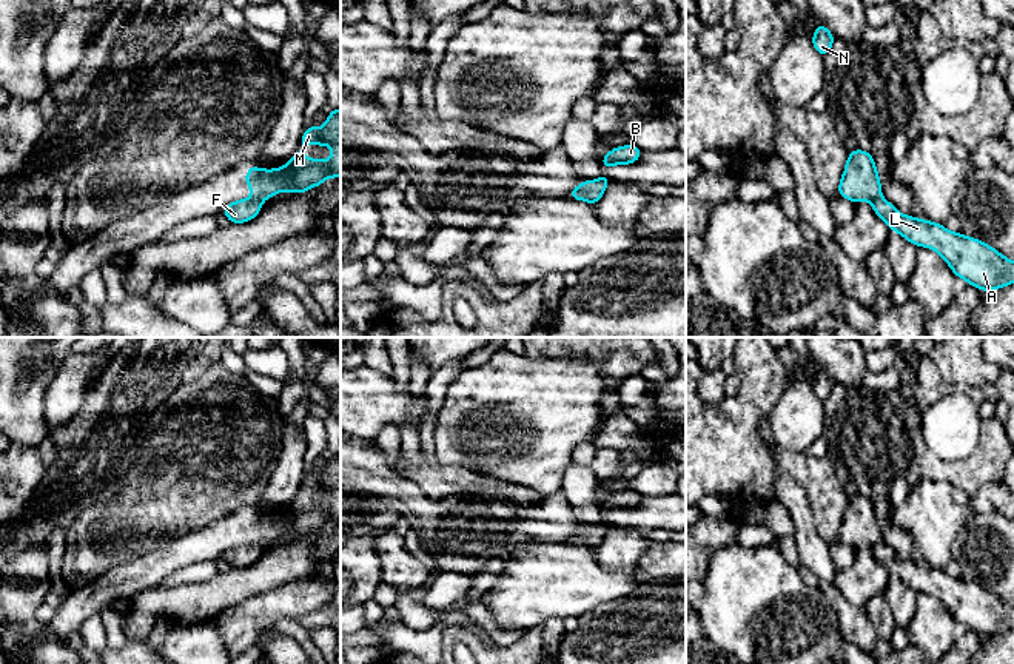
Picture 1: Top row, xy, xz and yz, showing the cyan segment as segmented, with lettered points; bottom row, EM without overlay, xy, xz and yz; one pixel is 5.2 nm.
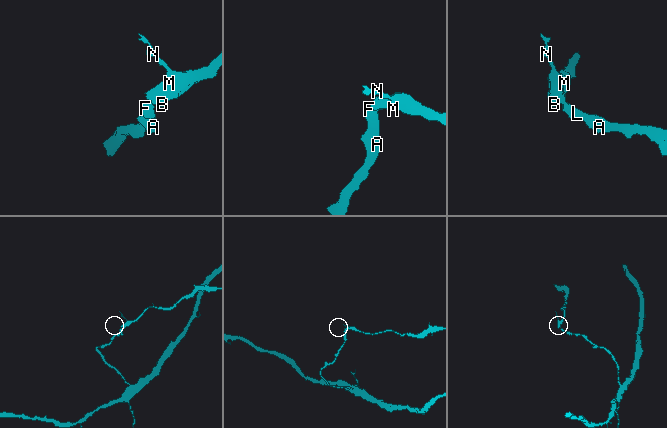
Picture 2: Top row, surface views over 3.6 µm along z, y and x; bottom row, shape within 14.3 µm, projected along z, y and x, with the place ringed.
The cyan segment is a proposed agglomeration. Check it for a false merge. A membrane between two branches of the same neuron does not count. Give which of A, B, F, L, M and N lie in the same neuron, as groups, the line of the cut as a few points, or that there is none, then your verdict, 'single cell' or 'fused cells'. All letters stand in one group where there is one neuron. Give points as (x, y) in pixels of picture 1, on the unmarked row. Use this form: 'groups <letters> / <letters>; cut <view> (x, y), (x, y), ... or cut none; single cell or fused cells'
groups A F L / B M N; cut xy (251, 543), (261, 547); fused cells

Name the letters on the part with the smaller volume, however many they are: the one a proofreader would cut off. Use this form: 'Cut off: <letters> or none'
Cut off: B, M, N

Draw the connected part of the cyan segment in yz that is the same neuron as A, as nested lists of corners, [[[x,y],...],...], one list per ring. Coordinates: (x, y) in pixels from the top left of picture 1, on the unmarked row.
[[[883,542],[874,545],[872,553],[891,576],[897,576],[915,592],[937,596],[952,618],[969,630],[991,636],[1014,627],[1014,605],[1006,604],[979,584],[948,576],[942,568],[900,559]]]

